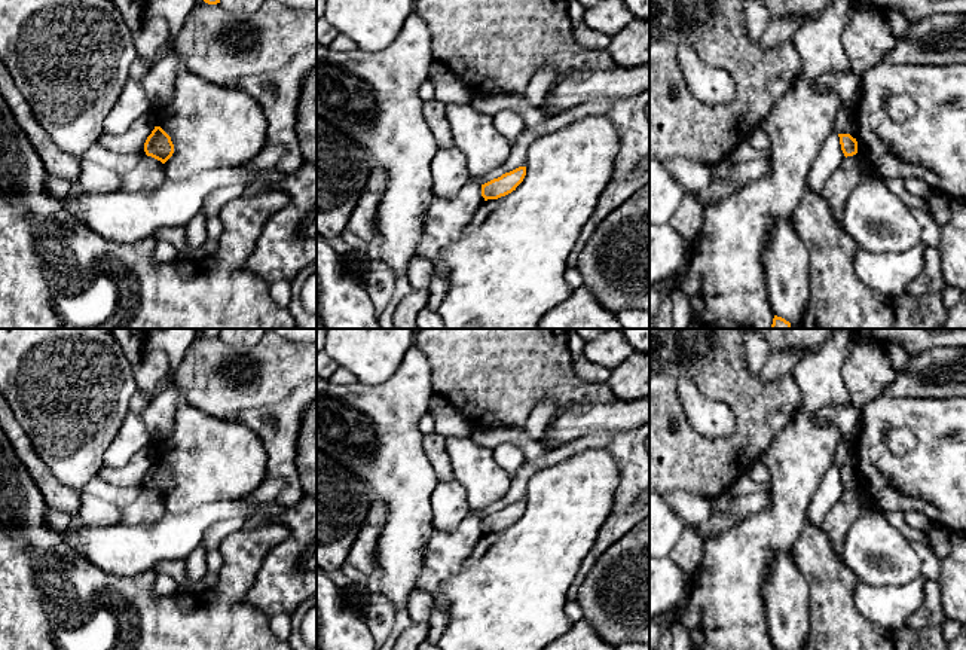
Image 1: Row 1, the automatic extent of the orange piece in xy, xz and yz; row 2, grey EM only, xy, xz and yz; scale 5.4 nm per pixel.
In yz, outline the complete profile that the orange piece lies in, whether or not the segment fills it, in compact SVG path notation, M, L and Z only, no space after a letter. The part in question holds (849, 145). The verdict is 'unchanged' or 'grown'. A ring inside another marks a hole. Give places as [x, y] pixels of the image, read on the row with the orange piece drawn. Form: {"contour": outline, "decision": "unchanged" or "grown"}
{"contour": "M838 134L840 144L844 156L853 156L858 153L858 141L850 134Z", "decision": "unchanged"}

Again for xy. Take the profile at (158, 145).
{"contour": "M155 126L144 143L144 152L147 156L165 164L174 153L174 144L171 137L161 126Z", "decision": "unchanged"}

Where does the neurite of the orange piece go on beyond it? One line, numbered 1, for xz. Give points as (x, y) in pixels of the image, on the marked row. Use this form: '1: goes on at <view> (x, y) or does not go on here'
1: does not go on here

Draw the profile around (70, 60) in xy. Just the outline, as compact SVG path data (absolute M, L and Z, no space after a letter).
M0 0L0 62L9 70L18 91L31 107L34 118L55 144L65 153L82 159L88 149L103 135L103 125L129 80L129 70L137 58L135 33L125 22L111 0Z

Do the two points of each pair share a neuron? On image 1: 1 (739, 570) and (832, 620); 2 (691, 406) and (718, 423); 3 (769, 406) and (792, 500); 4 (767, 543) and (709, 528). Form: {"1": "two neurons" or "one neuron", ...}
{"1": "two neurons", "2": "one neuron", "3": "two neurons", "4": "two neurons"}

